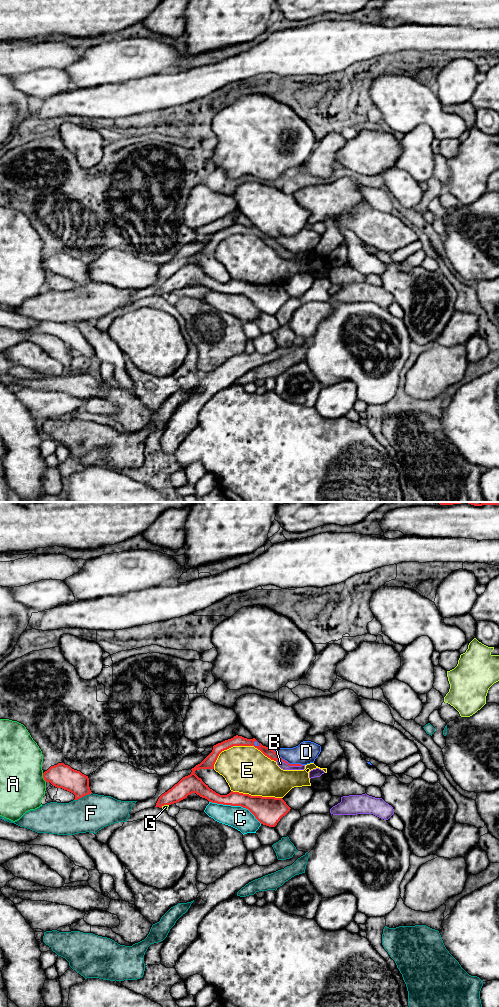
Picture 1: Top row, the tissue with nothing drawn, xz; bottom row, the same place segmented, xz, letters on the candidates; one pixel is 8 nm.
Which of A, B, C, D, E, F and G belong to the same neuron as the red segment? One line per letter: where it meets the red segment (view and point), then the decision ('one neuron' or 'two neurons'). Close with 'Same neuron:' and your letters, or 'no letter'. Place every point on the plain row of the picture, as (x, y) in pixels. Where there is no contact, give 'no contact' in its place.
A: contact xz (43, 265); two neurons
B: contact xz (289, 253); two neurons
C: contact xz (235, 293); two neurons
D: contact xz (286, 249); two neurons
E: contact xz (240, 233); two neurons
F: contact xz (82, 284); two neurons
G: contact xz (164, 292); two neurons
Same neuron: no letter

